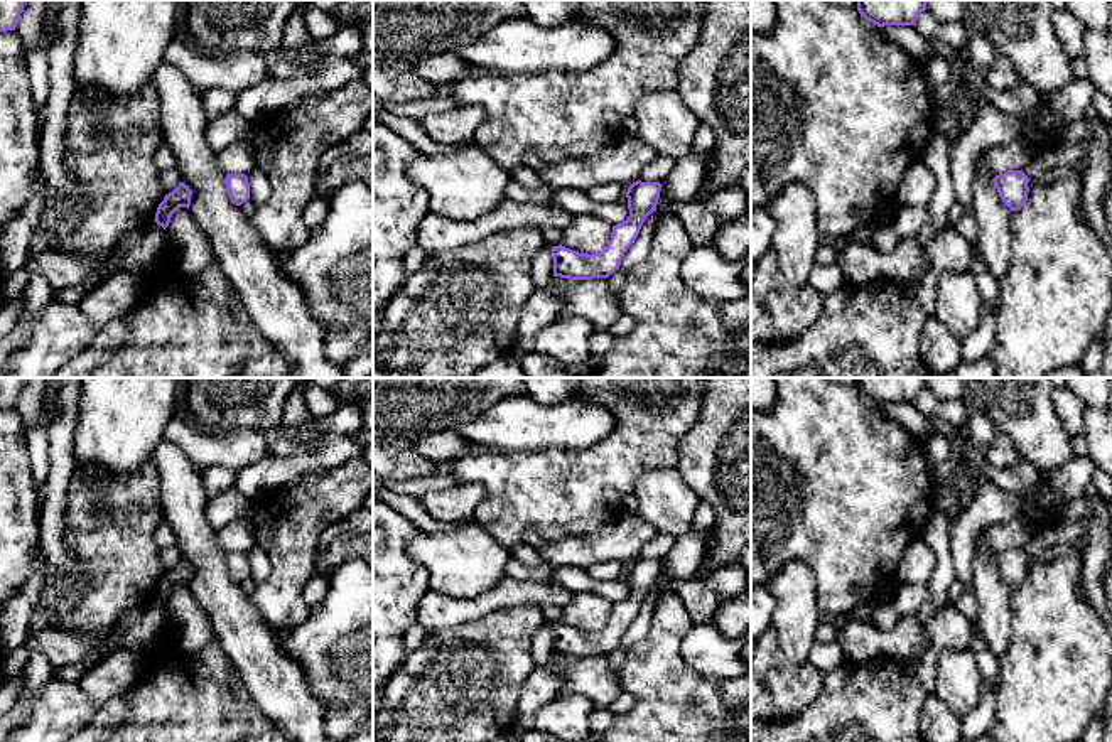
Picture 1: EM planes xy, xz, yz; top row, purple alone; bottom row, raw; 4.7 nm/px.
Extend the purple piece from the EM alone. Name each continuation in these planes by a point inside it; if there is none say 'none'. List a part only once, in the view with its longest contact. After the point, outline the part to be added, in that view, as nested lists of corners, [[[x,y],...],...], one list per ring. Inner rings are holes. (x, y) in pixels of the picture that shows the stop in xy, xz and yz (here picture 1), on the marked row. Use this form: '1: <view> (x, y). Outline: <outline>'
none

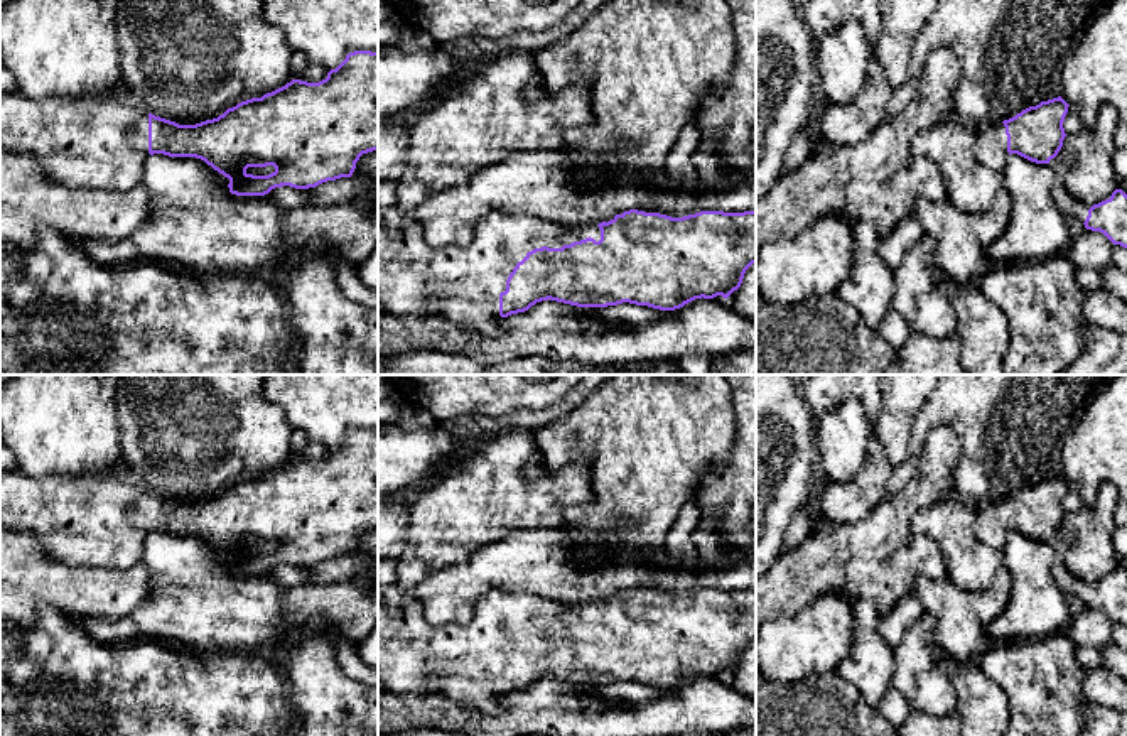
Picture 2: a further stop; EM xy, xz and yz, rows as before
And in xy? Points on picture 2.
1: xy (102, 142). Outline: [[[0,91],[0,150],[30,155],[46,177],[86,189],[135,187],[148,154],[148,113],[118,95],[29,100]]]

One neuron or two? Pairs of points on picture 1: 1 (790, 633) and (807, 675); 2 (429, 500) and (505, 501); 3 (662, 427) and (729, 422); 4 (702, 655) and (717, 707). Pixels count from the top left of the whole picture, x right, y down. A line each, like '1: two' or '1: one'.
1: two
2: two
3: two
4: two

